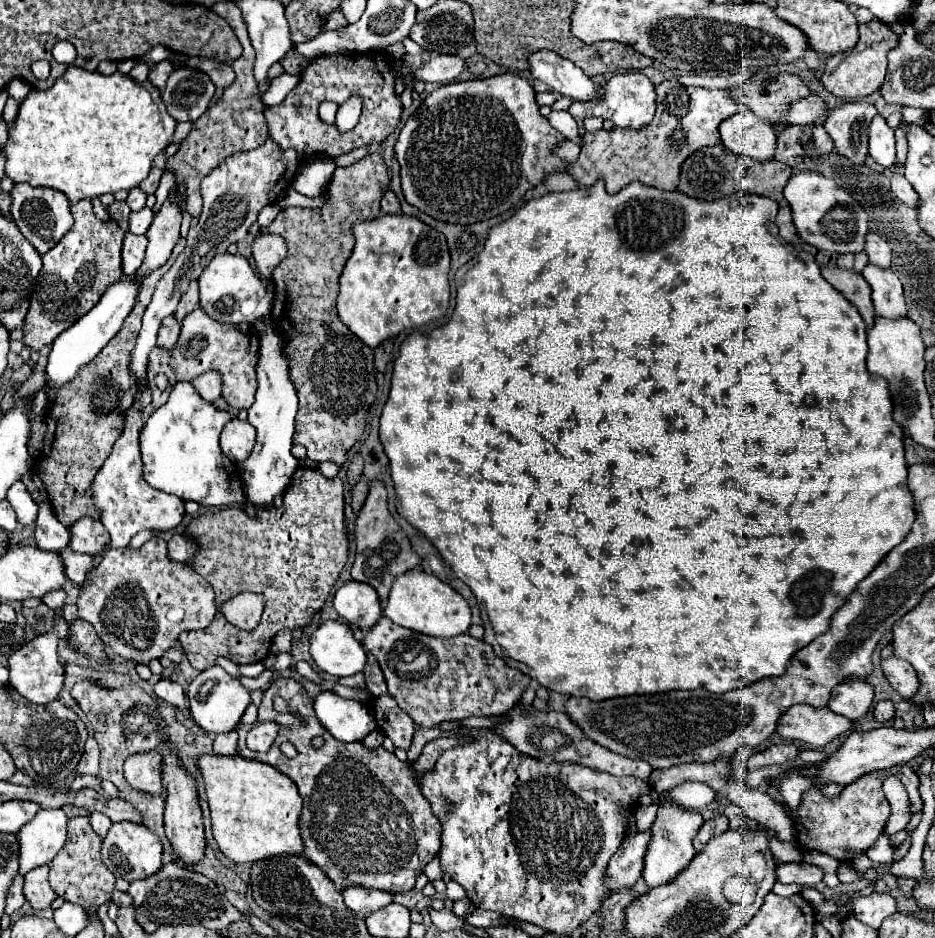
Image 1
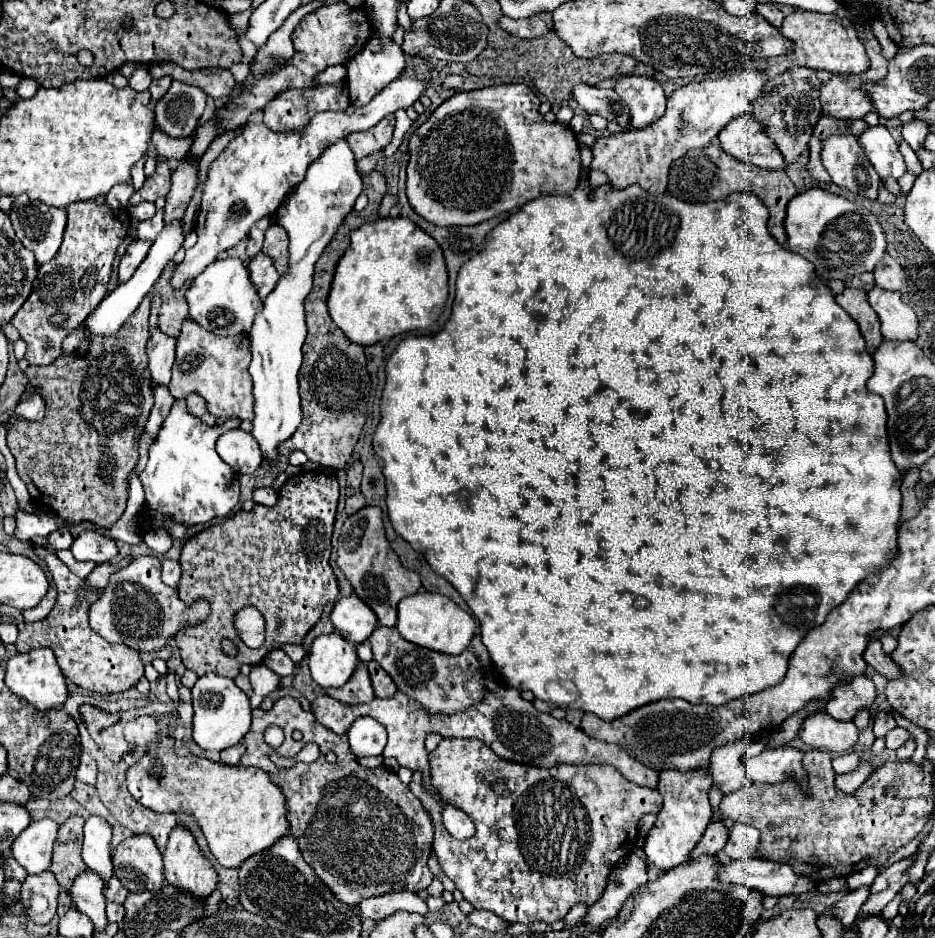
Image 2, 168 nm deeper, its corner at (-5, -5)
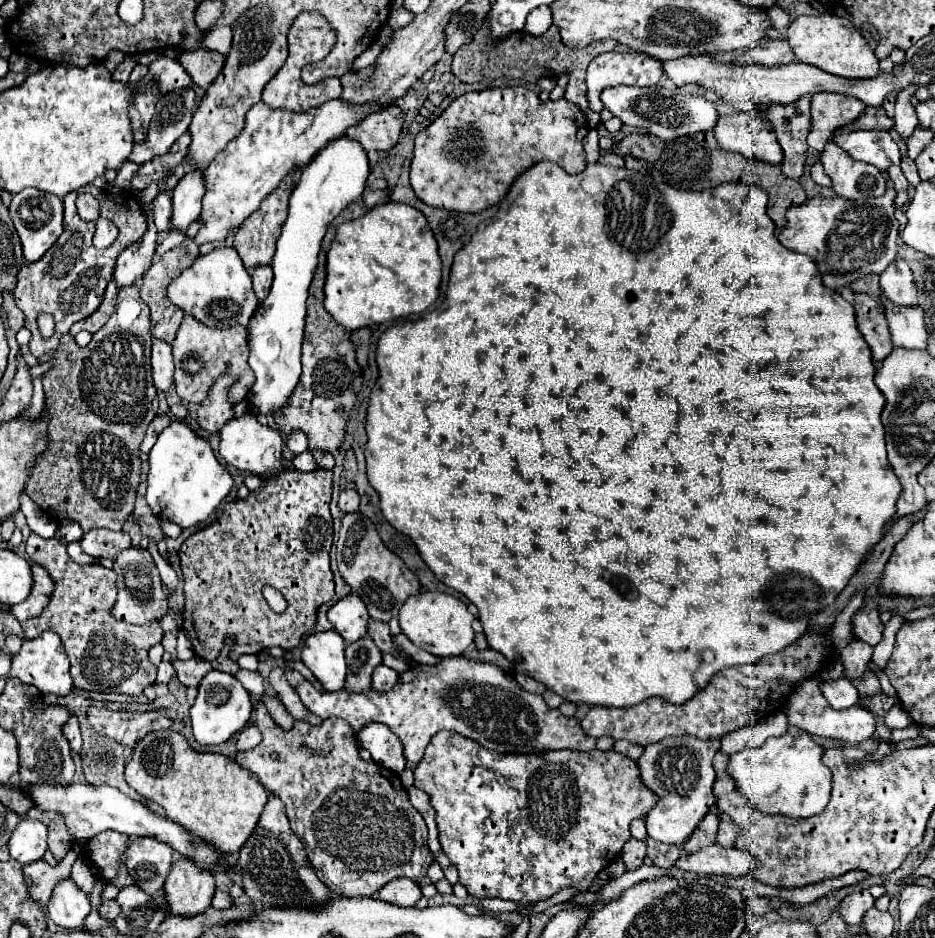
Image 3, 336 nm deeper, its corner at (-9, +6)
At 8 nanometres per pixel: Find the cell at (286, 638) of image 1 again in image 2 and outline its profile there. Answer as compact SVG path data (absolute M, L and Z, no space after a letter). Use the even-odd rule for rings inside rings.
M275 648L273 652L269 652L269 654L265 656L263 664L265 664L269 670L273 670L275 674L279 674L281 678L291 676L291 674L293 674L293 668L295 668L293 662L291 662L291 658L289 658L283 650L279 650L279 648Z

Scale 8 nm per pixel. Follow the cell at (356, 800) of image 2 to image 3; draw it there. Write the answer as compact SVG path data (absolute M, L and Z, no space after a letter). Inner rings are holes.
M257 701L255 725L263 735L261 743L249 751L239 751L235 761L257 775L263 787L275 791L285 803L293 833L299 835L319 879L323 879L333 893L373 897L383 885L397 877L409 877L419 883L427 875L433 853L425 847L427 825L421 813L409 803L399 775L379 767L375 761L363 761L359 757L355 735L343 719L325 719L321 725L295 721L295 727L285 731L271 719L265 705ZM273 753L277 753L279 759L273 759Z

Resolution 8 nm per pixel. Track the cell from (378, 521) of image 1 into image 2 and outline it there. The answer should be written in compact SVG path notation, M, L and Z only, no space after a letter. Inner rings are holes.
M375 506L363 508L345 520L339 536L337 566L343 570L355 594L375 612L379 626L393 628L397 622L397 604L403 598L417 594L421 588L417 572L403 568L397 554L391 550L383 530L383 512Z

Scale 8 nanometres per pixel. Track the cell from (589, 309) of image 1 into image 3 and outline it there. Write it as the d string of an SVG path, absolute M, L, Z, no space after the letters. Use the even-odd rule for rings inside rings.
M537 163L525 171L509 189L507 197L501 201L499 211L493 219L479 225L477 233L471 237L467 247L463 247L453 261L447 297L441 309L425 314L417 321L405 321L389 327L377 345L377 367L379 379L375 391L371 391L371 401L367 409L367 475L371 485L377 489L381 499L381 511L385 519L401 533L409 535L419 549L419 555L429 565L429 569L447 587L463 593L479 609L479 621L483 623L489 647L503 653L517 671L527 677L541 681L547 689L555 691L571 703L603 705L603 707L631 707L649 697L663 697L671 703L685 703L697 691L701 691L717 671L737 665L751 665L765 655L775 655L787 645L797 641L803 631L809 629L809 619L831 605L835 597L845 589L851 575L857 571L859 563L867 551L881 541L885 525L897 511L897 499L901 495L899 479L891 471L885 453L885 431L881 423L881 411L885 407L883 393L873 383L875 363L871 351L859 329L855 327L853 305L847 303L839 293L823 285L821 275L807 259L795 251L787 251L773 233L773 221L767 215L767 193L763 189L751 187L747 183L721 183L705 191L683 191L669 187L667 183L657 183L649 173L617 169L611 165L587 165L585 171L577 175L565 173L555 163ZM585 177L599 177L603 183L601 193L587 193L581 187Z

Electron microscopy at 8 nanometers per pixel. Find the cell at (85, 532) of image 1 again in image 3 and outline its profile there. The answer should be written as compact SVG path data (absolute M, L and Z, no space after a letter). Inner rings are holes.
M95 529L87 531L83 539L79 541L81 549L87 555L93 557L109 557L115 559L115 555L127 547L131 547L131 539L123 531L107 531L107 529Z

